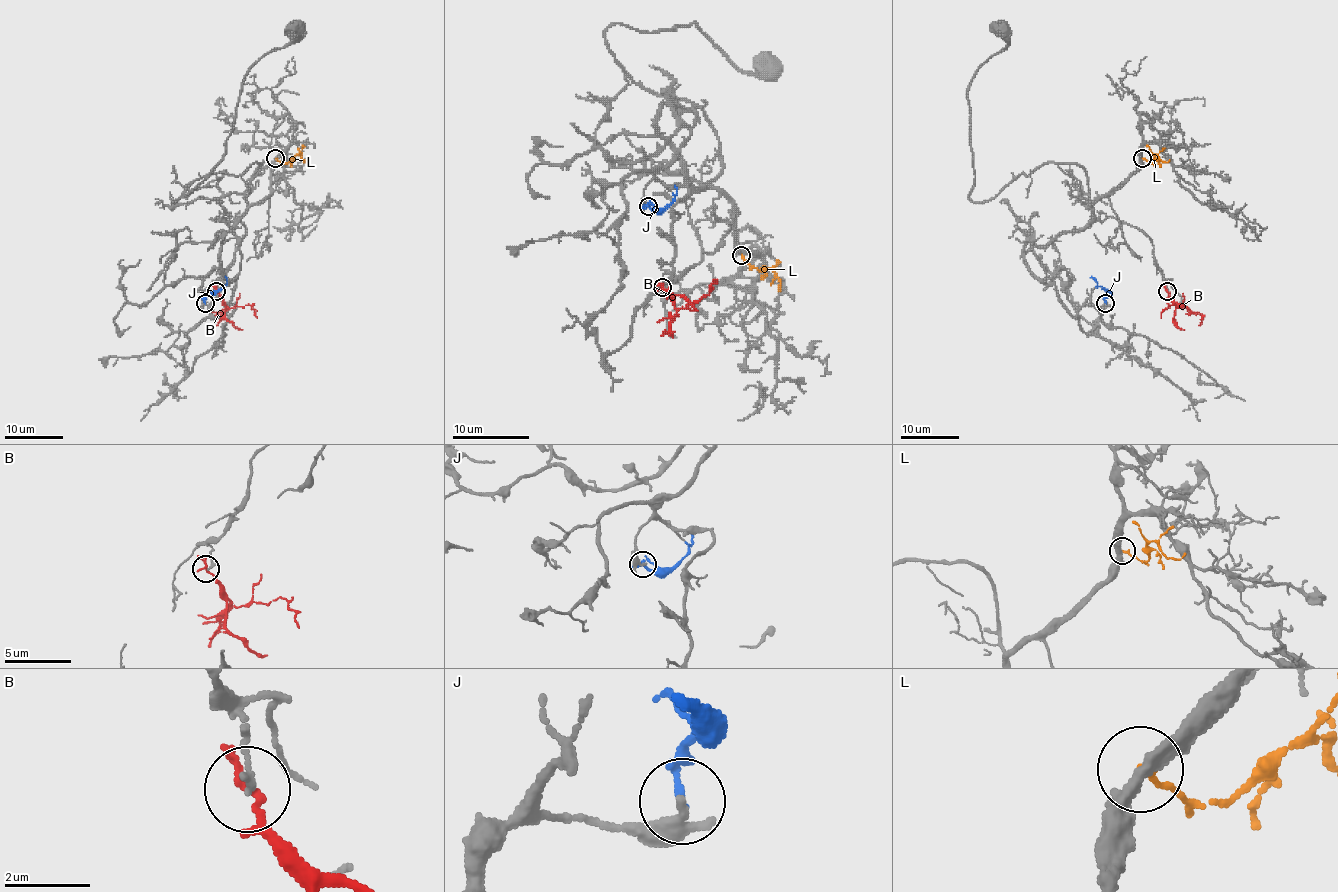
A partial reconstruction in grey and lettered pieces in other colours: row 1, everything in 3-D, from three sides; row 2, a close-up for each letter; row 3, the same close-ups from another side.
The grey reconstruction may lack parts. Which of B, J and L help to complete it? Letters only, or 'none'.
none

